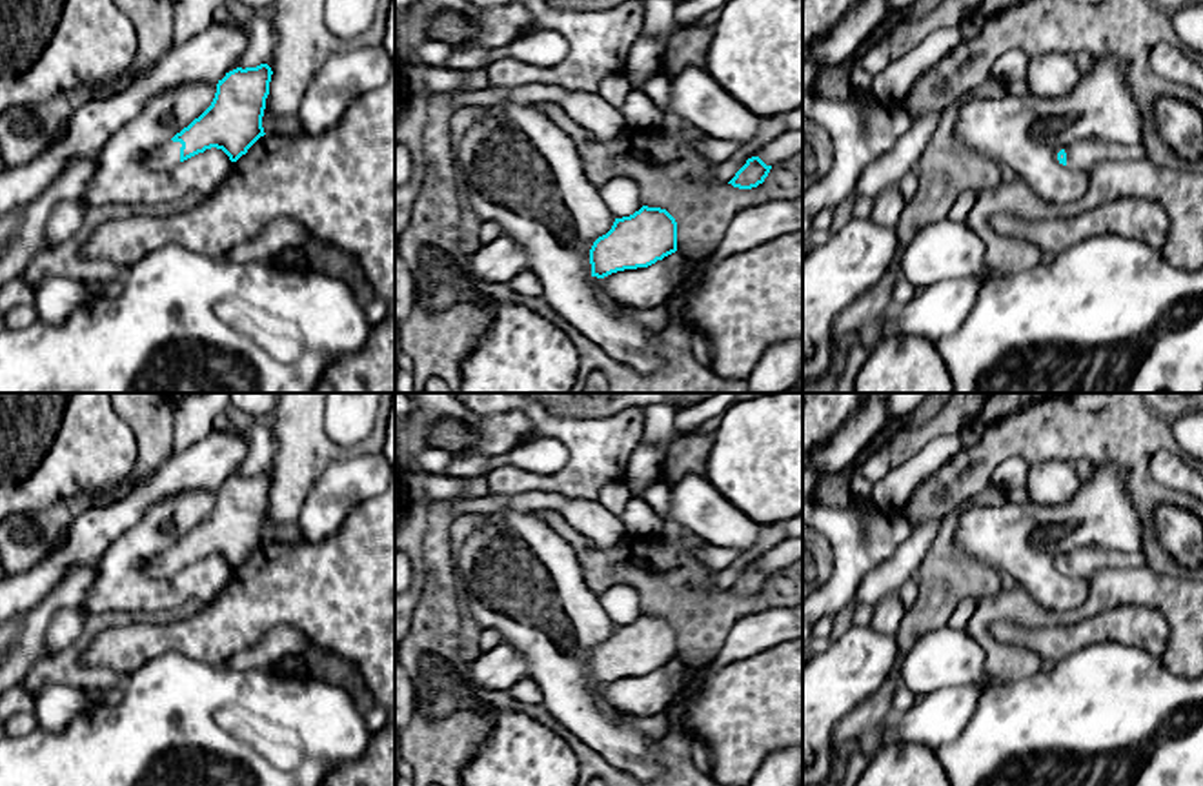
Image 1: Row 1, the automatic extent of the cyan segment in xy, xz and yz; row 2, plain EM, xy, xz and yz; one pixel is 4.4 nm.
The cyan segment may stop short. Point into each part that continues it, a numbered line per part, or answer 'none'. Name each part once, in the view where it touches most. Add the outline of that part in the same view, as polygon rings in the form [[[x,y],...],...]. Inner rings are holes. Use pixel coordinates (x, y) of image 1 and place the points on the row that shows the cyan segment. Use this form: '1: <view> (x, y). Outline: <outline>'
1: xy (166, 155). Outline: [[[166,142],[158,147],[155,147],[147,156],[146,156],[146,164],[151,167],[151,169],[169,169],[173,167],[175,164],[180,162],[180,147],[182,144],[180,142]]]

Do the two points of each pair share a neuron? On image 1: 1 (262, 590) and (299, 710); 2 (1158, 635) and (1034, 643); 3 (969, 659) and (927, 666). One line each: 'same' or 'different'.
1: different
2: same
3: same

